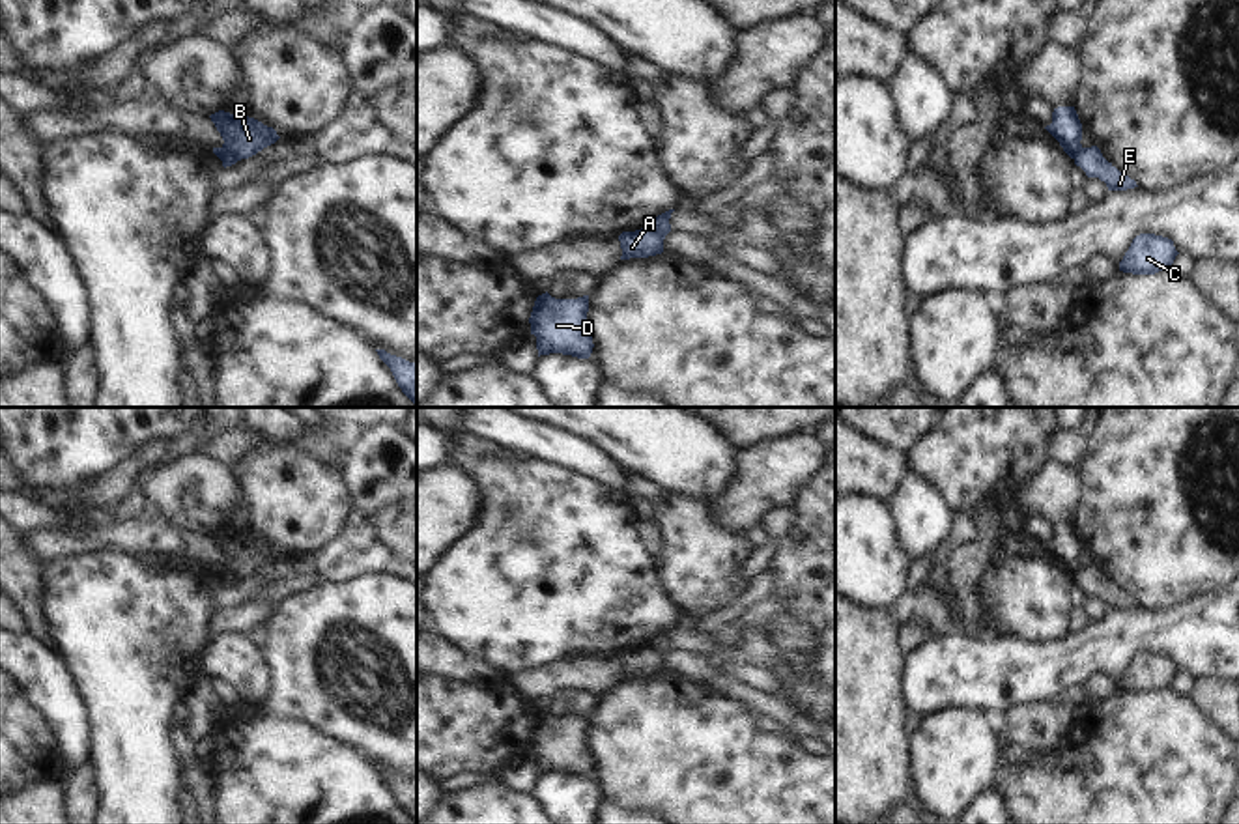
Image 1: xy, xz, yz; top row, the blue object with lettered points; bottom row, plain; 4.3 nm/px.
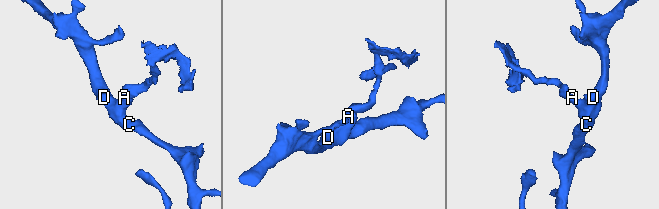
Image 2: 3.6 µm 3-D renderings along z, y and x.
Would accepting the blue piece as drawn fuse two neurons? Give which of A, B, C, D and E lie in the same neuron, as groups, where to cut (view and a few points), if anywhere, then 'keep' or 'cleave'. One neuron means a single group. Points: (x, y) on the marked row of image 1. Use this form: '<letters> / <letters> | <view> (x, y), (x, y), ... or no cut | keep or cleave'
A C D E / B | xz (645, 228), (664, 236) | cleave

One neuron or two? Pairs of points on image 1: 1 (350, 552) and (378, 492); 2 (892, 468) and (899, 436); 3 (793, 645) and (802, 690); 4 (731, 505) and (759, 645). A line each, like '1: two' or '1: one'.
1: one
2: two
3: one
4: two

